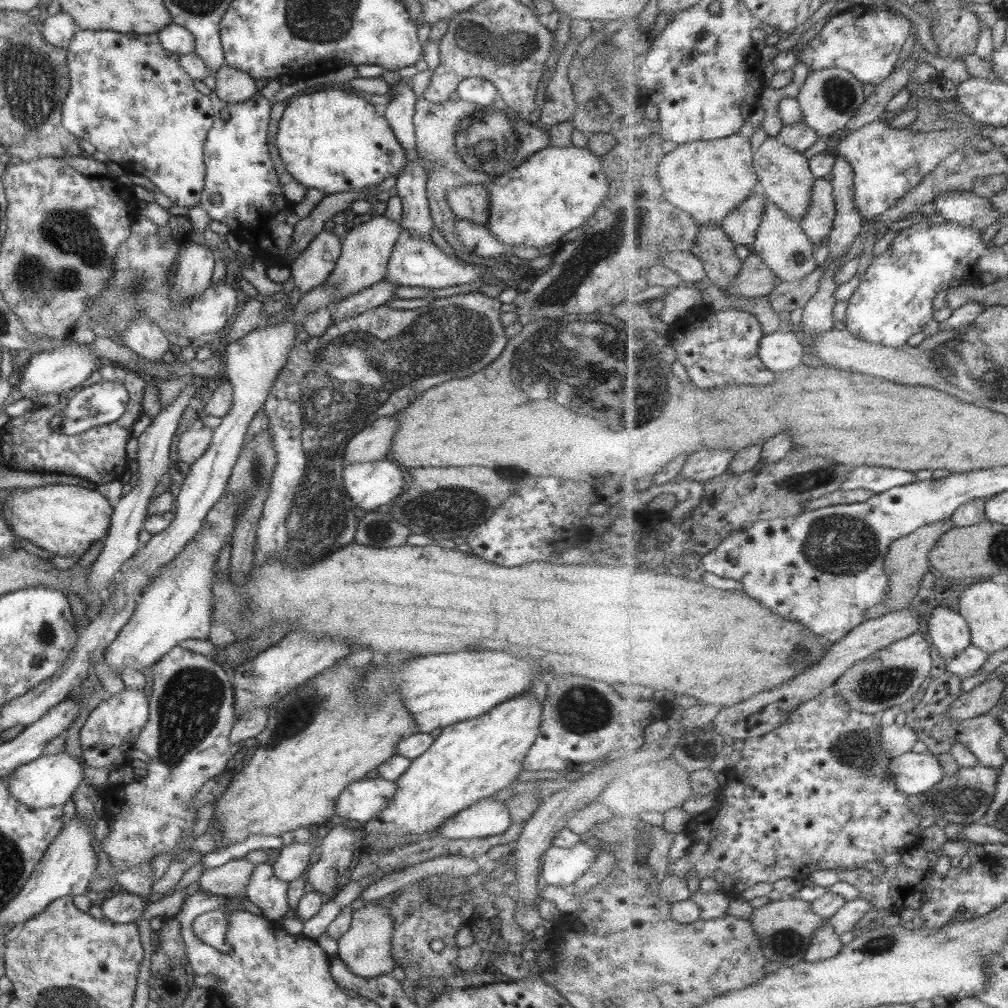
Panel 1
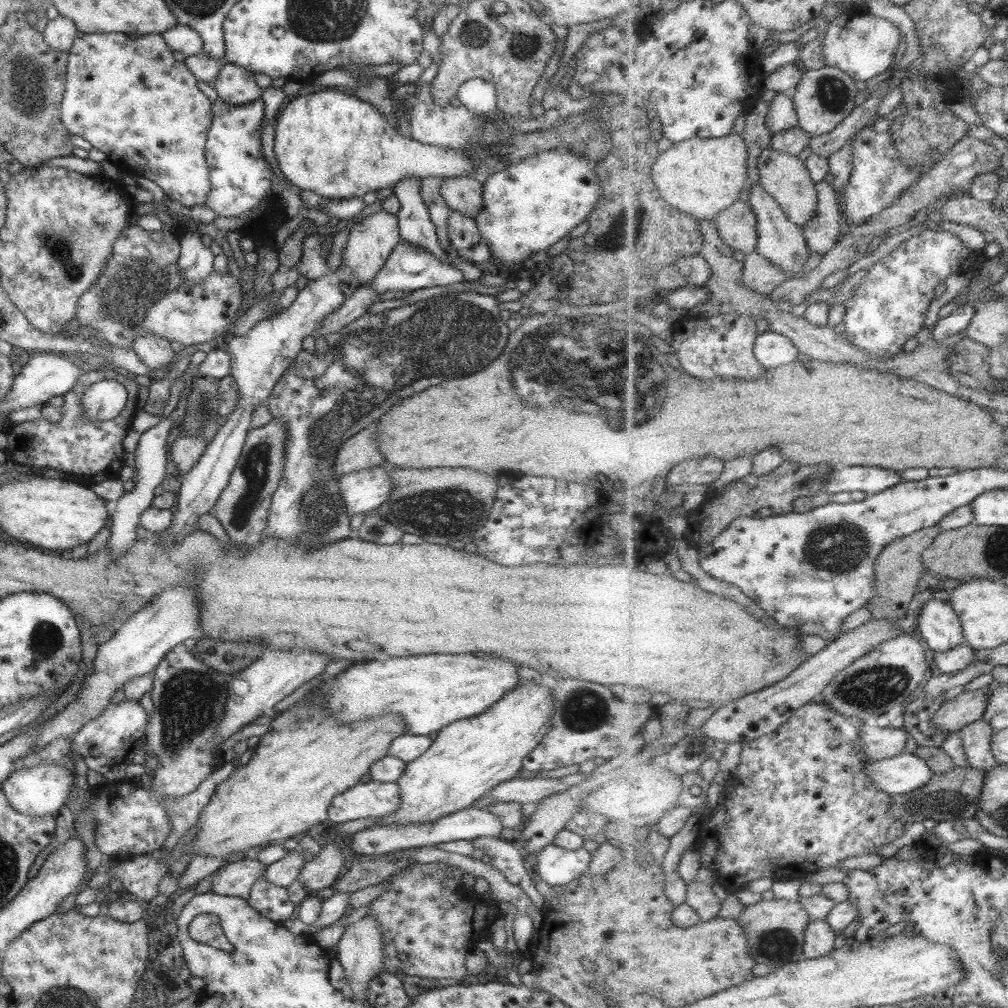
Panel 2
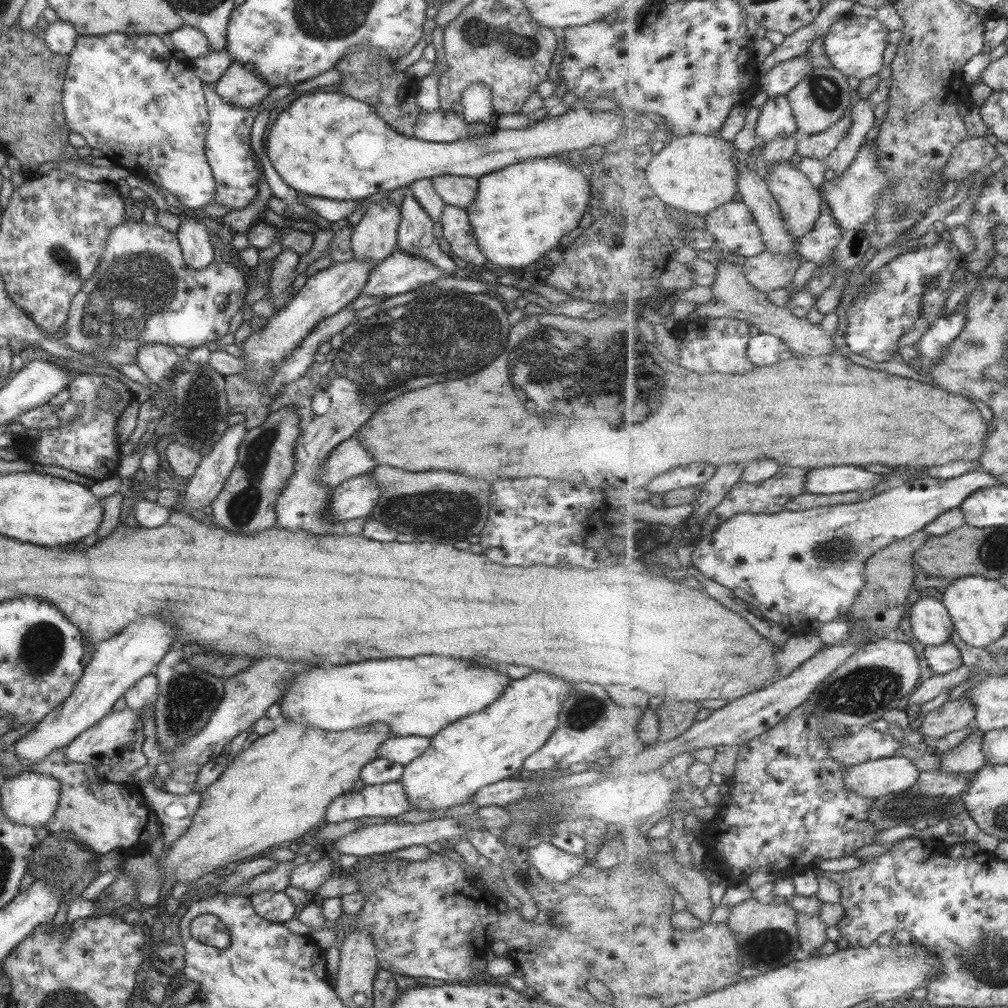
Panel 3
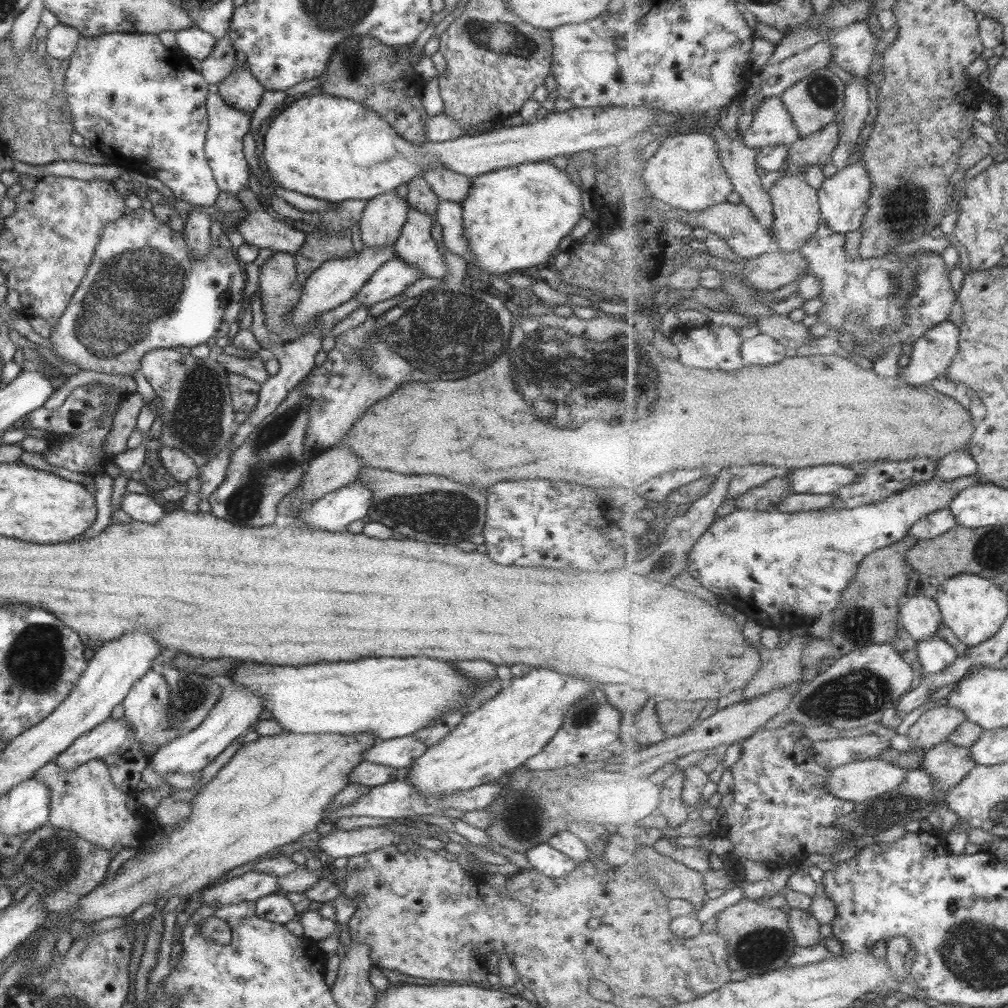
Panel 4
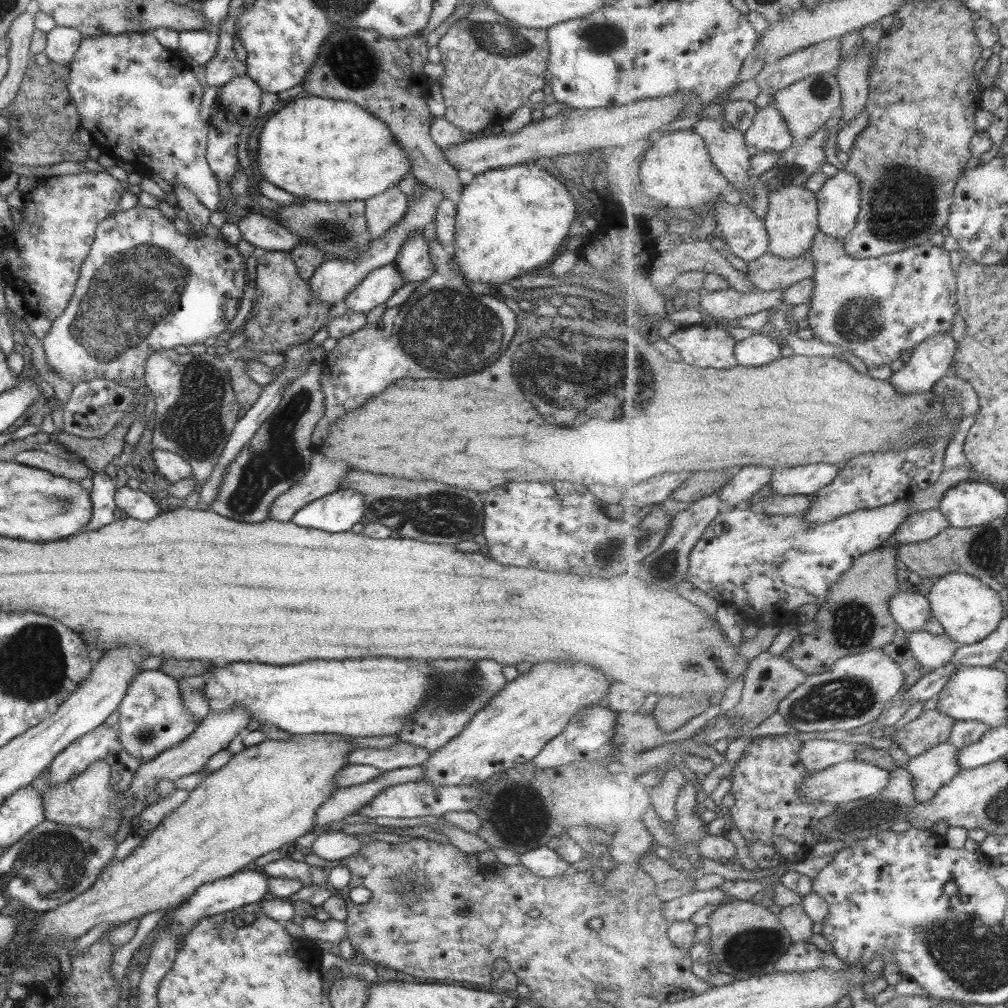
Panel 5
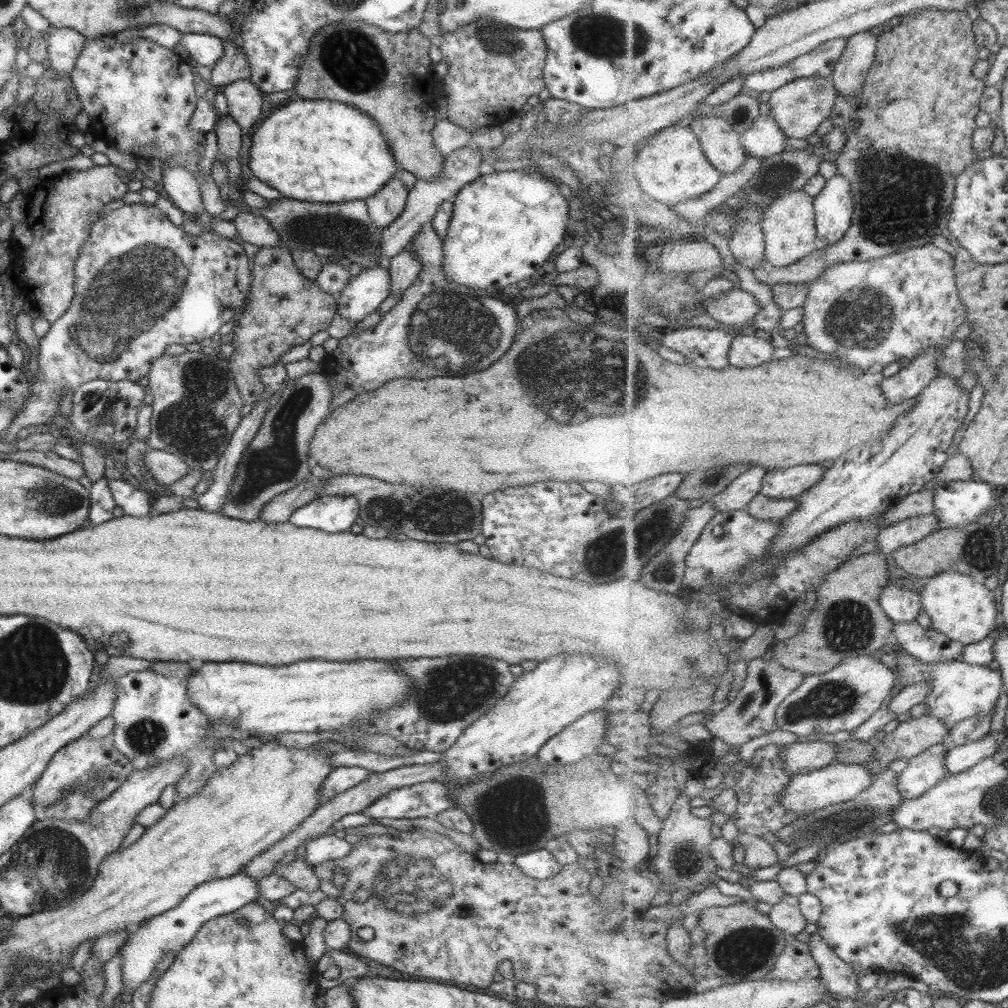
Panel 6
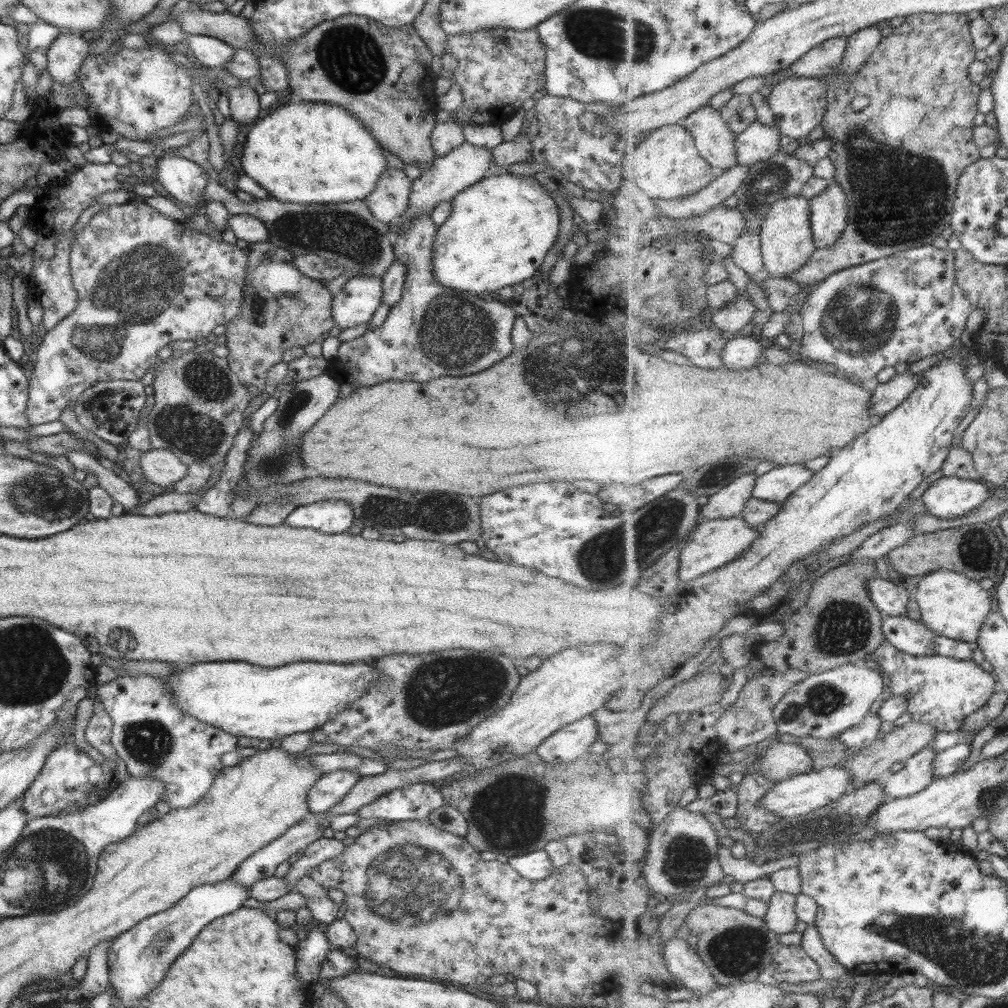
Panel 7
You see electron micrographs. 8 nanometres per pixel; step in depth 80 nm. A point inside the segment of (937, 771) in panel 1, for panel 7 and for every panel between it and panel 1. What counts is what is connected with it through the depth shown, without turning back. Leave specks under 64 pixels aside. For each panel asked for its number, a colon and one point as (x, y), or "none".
2: (907, 772)
3: (875, 778)
4: (858, 781)
5: (854, 780)
6: (836, 783)
7: (798, 796)

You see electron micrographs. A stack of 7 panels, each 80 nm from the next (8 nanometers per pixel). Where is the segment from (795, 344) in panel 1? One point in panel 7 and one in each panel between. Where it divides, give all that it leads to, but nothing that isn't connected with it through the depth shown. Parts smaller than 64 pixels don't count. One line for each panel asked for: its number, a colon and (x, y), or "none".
2: (772, 349)
3: (764, 349)
4: (762, 349)
5: (757, 350)
6: (751, 350)
7: (740, 353)

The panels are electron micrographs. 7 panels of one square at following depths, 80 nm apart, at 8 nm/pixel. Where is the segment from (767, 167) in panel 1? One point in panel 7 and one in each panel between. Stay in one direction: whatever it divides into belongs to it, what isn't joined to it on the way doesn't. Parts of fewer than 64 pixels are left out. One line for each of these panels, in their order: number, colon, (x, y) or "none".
2: (784, 176)
3: (801, 203)
4: (798, 213)
5: (792, 221)
6: (791, 233)
7: (788, 241)

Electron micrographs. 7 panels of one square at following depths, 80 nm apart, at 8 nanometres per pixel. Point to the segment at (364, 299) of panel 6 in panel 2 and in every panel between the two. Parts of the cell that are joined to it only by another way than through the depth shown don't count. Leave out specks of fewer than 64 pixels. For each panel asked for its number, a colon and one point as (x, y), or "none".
2: (408, 267)
3: (399, 272)
4: (390, 279)
5: (373, 290)

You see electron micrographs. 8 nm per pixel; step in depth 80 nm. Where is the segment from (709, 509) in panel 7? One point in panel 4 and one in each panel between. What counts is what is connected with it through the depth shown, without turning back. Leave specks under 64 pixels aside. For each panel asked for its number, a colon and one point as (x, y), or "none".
4: (751, 476)
5: (750, 479)
6: (743, 490)

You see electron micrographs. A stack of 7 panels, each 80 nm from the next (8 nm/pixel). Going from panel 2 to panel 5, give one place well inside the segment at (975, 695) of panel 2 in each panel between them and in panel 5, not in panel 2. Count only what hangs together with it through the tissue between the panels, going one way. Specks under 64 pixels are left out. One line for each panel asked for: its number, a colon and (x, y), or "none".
3: (951, 716)
4: (932, 728)
5: (931, 728)

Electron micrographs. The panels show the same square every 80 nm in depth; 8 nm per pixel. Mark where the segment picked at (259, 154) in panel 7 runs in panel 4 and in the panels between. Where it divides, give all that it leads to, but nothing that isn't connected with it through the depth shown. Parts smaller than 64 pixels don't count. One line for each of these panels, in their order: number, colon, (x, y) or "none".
4: (333, 149)
5: (325, 150)
6: (324, 151)

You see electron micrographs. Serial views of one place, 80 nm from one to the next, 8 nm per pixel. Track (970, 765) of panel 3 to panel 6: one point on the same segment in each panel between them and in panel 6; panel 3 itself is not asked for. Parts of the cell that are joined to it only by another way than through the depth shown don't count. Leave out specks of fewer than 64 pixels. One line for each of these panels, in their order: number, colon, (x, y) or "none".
4: (948, 764)
5: (932, 770)
6: (922, 773)

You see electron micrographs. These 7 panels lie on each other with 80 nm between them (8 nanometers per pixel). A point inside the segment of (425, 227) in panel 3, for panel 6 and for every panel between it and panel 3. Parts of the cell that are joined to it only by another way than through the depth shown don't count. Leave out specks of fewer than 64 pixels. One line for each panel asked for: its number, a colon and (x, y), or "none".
4: (414, 245)
5: (411, 262)
6: (403, 268)

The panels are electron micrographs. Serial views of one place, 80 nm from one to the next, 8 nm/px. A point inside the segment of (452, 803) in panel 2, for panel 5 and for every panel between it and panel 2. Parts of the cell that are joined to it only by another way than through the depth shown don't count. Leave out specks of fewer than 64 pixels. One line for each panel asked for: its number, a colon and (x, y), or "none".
3: (477, 750)
4: (501, 734)
5: (512, 728)

